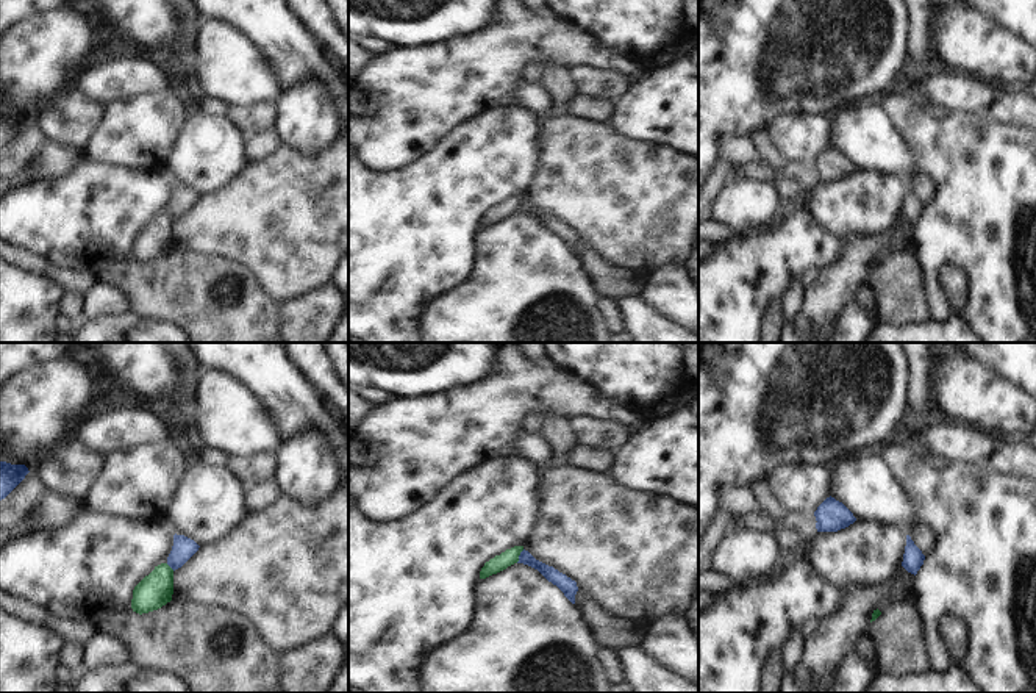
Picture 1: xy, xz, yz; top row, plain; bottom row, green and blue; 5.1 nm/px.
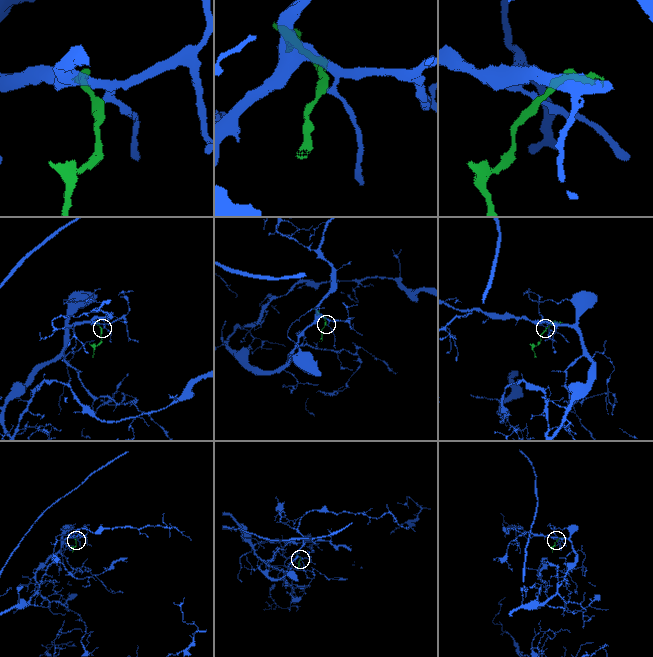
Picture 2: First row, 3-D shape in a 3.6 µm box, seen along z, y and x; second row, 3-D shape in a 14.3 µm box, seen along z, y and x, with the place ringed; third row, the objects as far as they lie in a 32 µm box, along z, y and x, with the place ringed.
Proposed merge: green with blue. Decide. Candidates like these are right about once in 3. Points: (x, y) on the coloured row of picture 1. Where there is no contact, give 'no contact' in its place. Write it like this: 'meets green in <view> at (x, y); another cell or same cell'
meets green in xz at (519, 554); another cell

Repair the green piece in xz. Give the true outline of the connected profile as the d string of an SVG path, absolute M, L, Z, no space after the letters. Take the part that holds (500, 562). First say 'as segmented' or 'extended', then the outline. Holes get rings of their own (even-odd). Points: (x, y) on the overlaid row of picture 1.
as segmented | M514 546L511 549L506 549L500 555L495 555L489 562L486 562L480 571L480 579L486 579L517 563L522 551L523 551L523 546Z

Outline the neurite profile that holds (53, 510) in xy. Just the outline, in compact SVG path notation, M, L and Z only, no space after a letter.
M45 490L39 504L30 510L23 521L30 526L30 532L52 530L66 527L80 515L81 508L81 501Z

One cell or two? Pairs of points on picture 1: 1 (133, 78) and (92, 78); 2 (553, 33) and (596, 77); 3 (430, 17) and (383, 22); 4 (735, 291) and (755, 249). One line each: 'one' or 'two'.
1: one
2: two
3: one
4: one

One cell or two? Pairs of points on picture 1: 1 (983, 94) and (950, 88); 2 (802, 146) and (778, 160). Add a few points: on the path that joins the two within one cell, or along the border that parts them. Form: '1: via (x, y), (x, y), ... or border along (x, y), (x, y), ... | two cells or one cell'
1: via (975, 94), (958, 91) | one cell
2: border along (768, 130), (772, 143), (789, 160) | two cells

